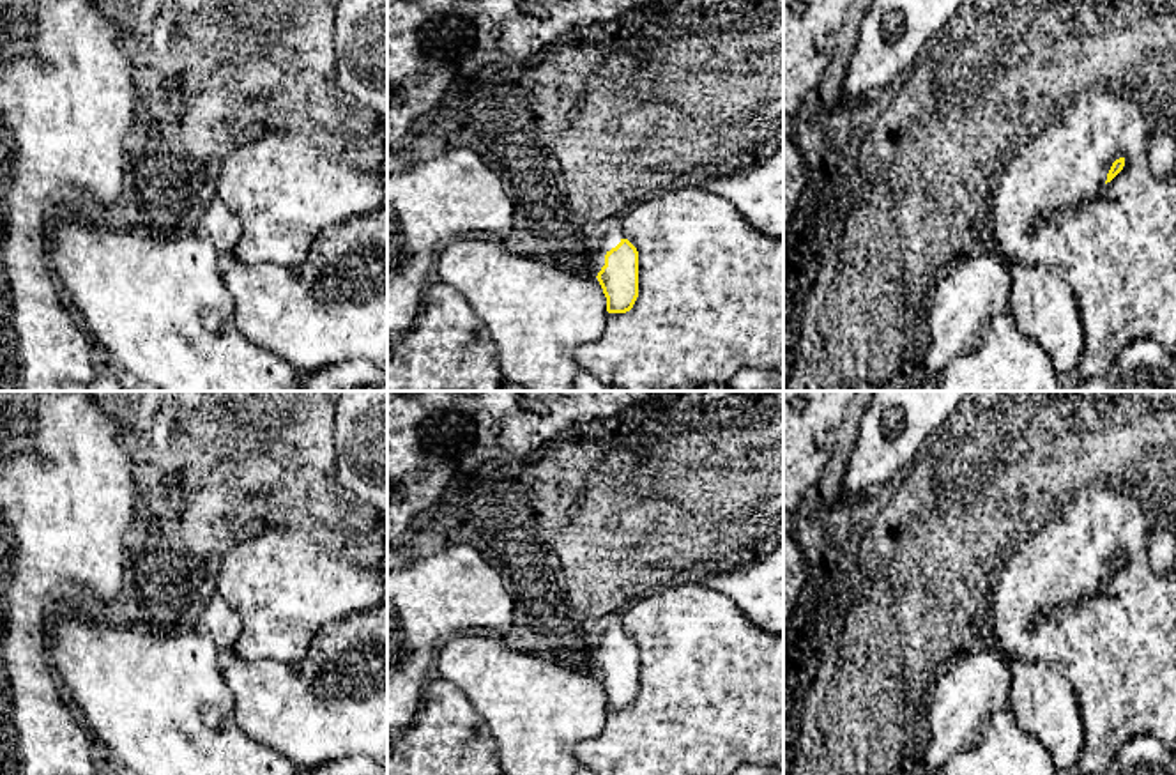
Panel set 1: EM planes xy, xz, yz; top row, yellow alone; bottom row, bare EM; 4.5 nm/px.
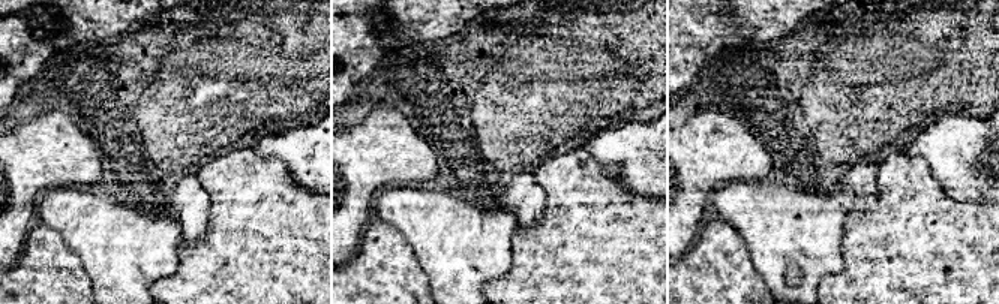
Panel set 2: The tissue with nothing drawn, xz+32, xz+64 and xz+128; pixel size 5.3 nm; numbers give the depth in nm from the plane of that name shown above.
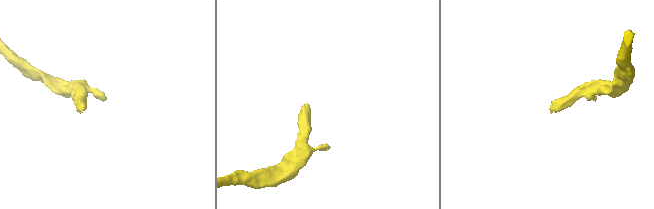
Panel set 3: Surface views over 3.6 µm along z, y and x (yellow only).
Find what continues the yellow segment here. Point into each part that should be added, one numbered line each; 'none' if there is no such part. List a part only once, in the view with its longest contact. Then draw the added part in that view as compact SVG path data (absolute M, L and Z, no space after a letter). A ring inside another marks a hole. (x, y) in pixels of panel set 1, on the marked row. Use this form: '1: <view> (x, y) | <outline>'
1: xz (612, 237) | M619 221L612 223L608 232L605 234L599 248L594 251L592 255L592 262L591 262L591 272L594 276L598 276L598 272L601 271L601 267L605 265L605 255L615 248L621 241L624 239L624 234L619 226Z

